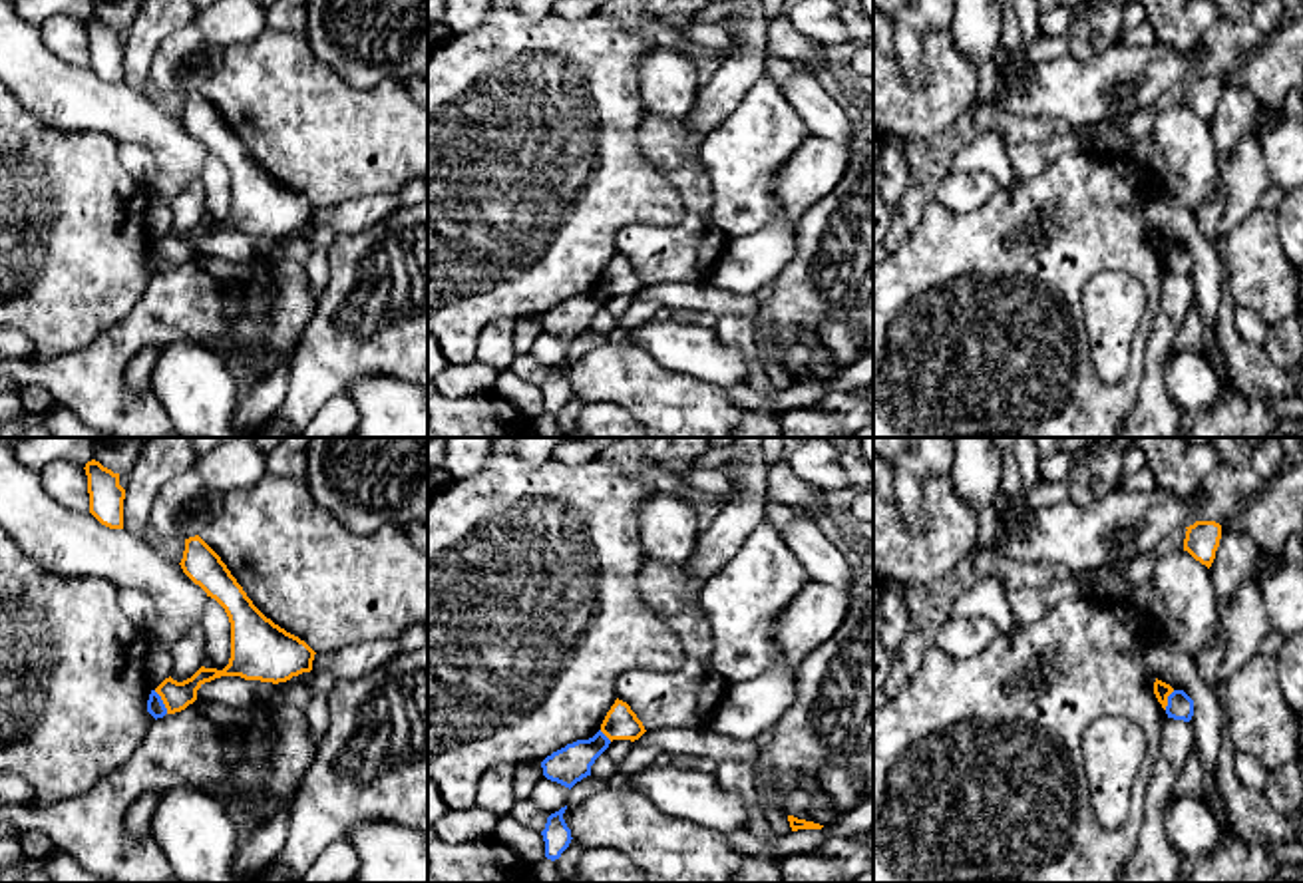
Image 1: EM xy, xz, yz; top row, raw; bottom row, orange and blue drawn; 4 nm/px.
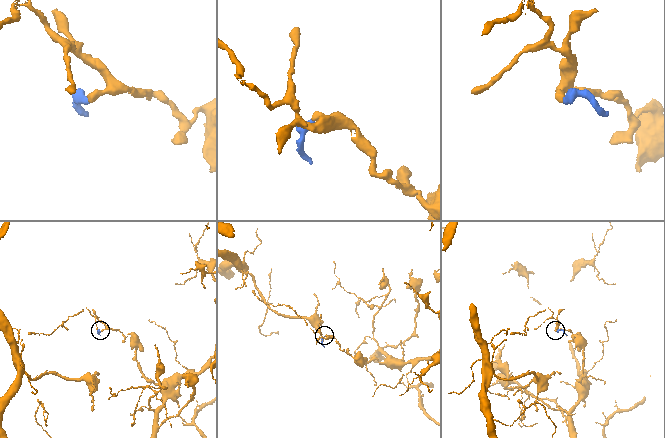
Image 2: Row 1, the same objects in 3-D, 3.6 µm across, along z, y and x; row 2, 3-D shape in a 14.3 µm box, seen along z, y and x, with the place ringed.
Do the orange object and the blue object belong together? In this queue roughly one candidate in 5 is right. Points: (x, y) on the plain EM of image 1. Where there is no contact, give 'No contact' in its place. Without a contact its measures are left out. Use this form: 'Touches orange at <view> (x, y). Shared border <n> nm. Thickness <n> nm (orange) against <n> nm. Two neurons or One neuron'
Touches orange at xy (164, 257). Shared border 110 nm. Thickness 120 nm (orange) against 70 nm. Two neurons

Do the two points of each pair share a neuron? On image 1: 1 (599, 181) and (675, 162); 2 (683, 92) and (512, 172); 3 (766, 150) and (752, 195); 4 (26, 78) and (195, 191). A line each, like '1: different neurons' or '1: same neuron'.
1: different neurons
2: different neurons
3: same neuron
4: different neurons

